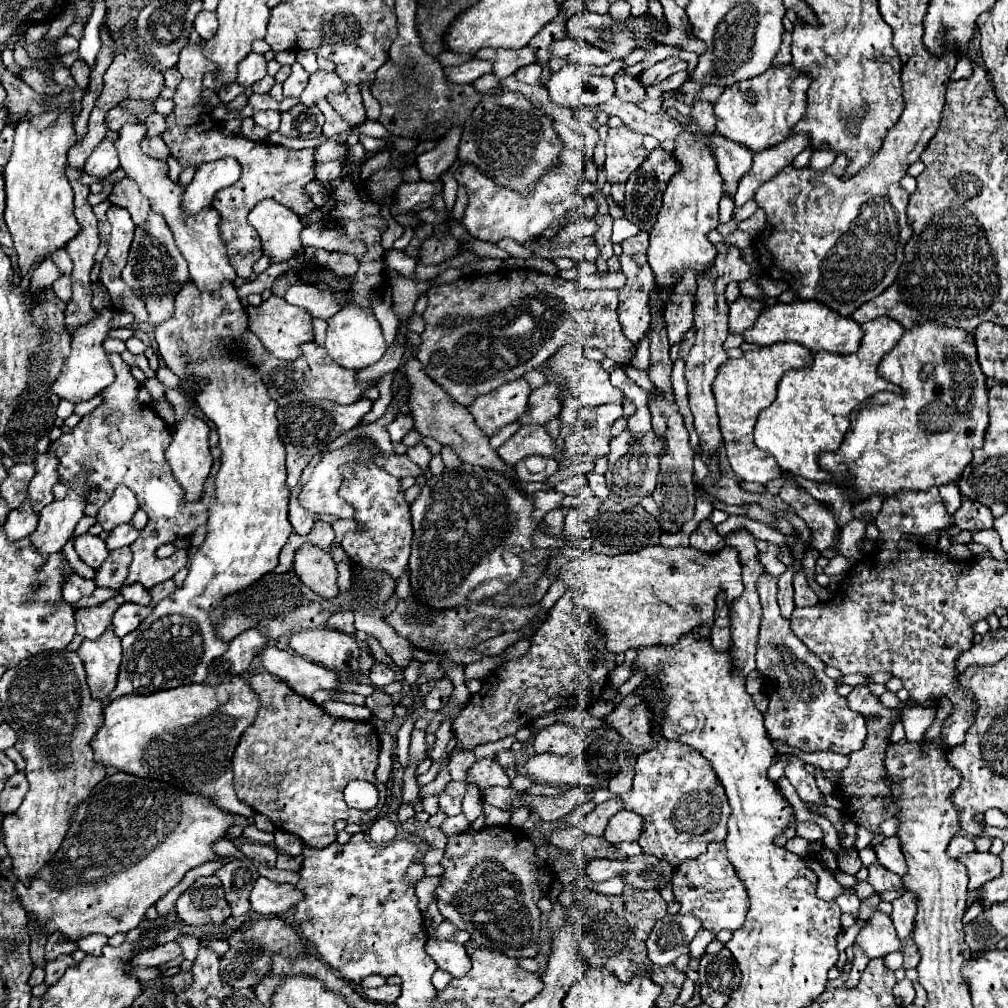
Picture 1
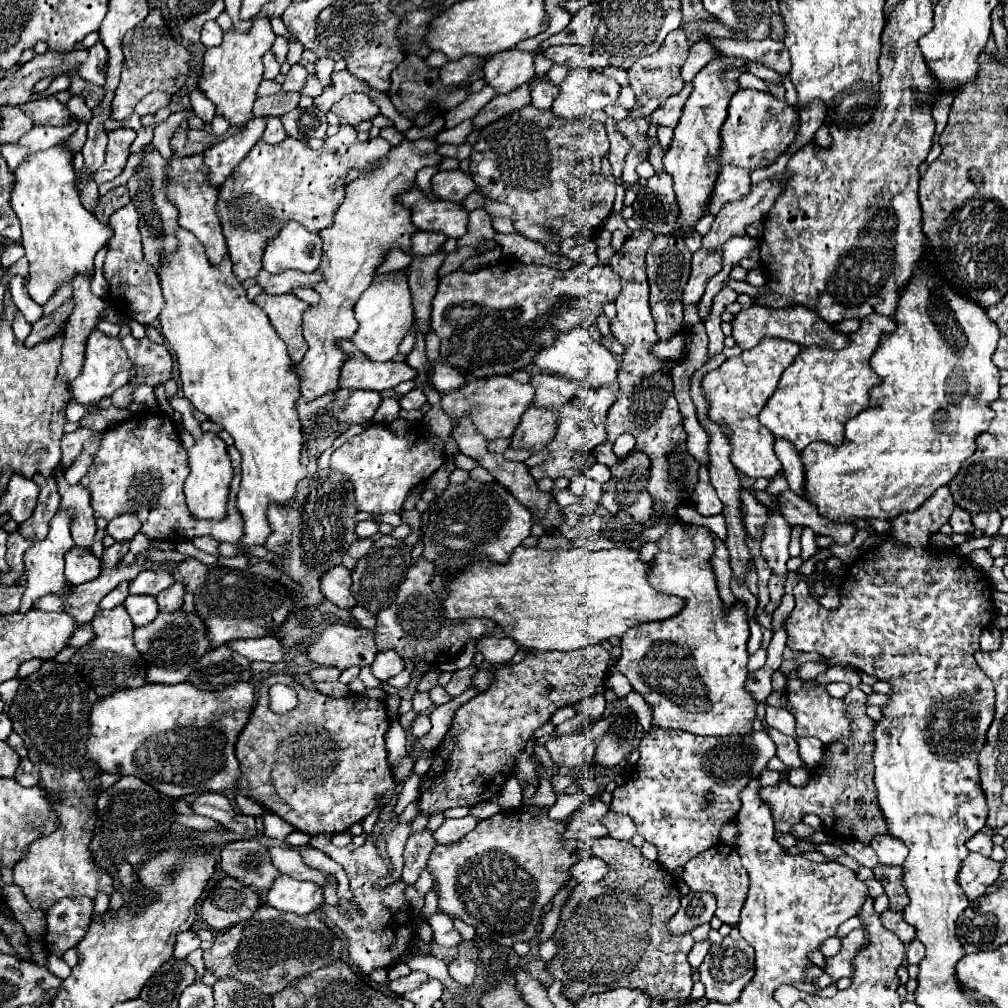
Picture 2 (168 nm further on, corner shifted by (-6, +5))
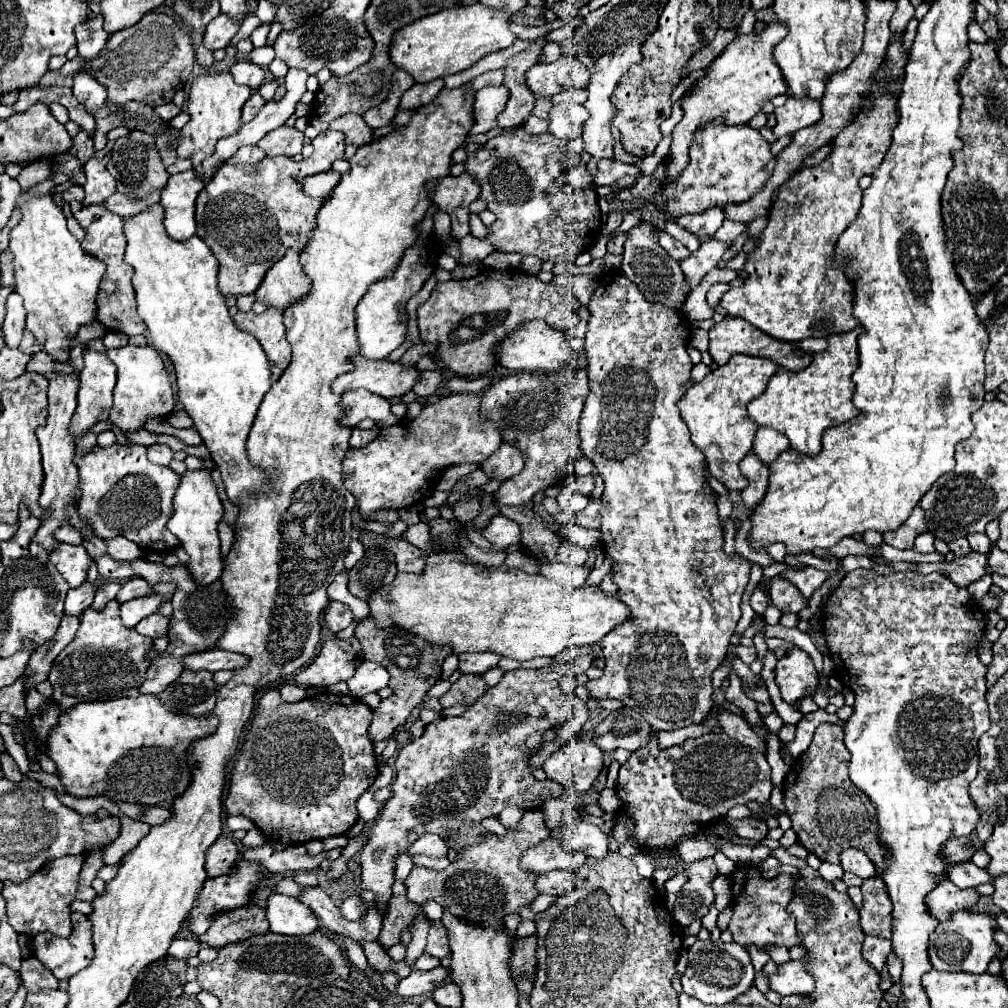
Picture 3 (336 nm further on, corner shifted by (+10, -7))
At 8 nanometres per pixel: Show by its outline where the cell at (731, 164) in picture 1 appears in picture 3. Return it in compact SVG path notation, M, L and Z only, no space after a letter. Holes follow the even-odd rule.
M708 210L708 214L694 214L694 216L684 216L684 218L678 218L676 224L682 226L684 230L692 232L696 238L706 238L706 236L712 236L724 222L724 212L722 210Z

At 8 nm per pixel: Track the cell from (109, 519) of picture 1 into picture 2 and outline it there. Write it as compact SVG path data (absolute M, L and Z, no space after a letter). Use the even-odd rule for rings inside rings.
M120 514L120 516L112 518L106 526L106 532L114 540L124 540L124 538L130 540L138 530L140 530L140 520L136 514Z

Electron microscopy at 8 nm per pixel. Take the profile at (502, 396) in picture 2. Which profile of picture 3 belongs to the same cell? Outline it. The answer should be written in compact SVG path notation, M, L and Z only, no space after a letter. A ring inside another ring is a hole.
M448 394L440 398L436 404L428 404L422 408L420 416L406 422L382 428L374 442L364 448L350 448L344 462L342 462L342 482L360 502L360 514L372 514L378 508L406 508L418 500L424 500L430 494L432 482L436 480L438 472L446 470L448 466L456 466L462 462L476 462L482 464L496 448L500 448L502 438L496 426L488 420L480 420L480 394Z

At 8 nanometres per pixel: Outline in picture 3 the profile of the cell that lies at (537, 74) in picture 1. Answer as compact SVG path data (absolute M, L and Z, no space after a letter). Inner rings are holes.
M530 116L526 122L524 122L524 130L532 136L542 136L548 132L548 122L542 120L542 118L536 118L536 116Z

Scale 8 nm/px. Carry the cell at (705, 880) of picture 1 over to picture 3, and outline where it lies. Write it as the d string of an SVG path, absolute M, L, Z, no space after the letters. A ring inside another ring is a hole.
M718 876L712 882L712 888L714 888L714 894L716 894L716 906L722 912L732 900L732 882L730 882L728 876Z

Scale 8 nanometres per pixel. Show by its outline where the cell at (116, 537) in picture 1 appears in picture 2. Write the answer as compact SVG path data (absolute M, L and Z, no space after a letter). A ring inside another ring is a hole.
M122 540L122 542L114 542L112 546L104 548L104 556L102 556L102 566L116 566L118 560L128 552L128 546L130 542L128 540Z

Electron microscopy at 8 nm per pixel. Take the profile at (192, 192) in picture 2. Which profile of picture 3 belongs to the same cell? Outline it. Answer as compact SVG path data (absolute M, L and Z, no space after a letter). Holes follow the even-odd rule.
M194 170L170 176L166 184L166 196L162 194L162 200L160 200L166 208L164 226L166 226L166 232L178 242L188 240L190 236L196 234L194 204L202 188L204 188L204 182L196 178Z

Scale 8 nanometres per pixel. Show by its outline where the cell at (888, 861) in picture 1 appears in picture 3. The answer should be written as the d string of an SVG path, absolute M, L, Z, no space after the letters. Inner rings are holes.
M848 848L848 850L844 850L840 854L840 866L842 866L844 872L852 872L852 874L856 874L860 878L876 876L872 860L864 852L860 852L856 848Z

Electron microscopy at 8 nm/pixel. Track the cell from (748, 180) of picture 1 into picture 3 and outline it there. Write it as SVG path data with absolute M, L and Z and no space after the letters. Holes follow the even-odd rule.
M788 96L786 104L782 108L776 108L774 116L778 118L774 134L780 138L784 134L794 134L800 128L816 124L822 118L822 104L820 100L812 98Z

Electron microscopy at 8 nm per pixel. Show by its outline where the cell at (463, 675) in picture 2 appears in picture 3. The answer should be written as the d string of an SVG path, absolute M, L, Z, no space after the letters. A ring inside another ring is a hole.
M466 674L466 676L460 676L452 684L452 688L440 698L440 704L442 704L442 708L450 708L456 704L474 704L486 690L488 690L488 686L482 680L482 676Z

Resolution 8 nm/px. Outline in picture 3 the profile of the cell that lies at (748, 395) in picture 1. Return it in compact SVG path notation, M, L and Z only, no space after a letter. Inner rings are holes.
M734 354L728 364L712 370L702 382L692 384L686 396L678 402L680 416L690 430L692 444L706 454L710 474L728 490L744 490L744 486L748 486L748 480L740 474L738 464L752 448L758 424L748 418L746 404L764 394L776 370L778 366L768 358Z

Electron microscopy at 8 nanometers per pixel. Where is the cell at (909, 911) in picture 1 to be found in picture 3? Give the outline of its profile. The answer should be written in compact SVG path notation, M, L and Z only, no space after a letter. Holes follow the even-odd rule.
M866 936L864 944L862 944L862 956L864 960L880 974L884 970L886 964L886 956L892 952L892 942L884 940L884 938L874 938L874 936Z

